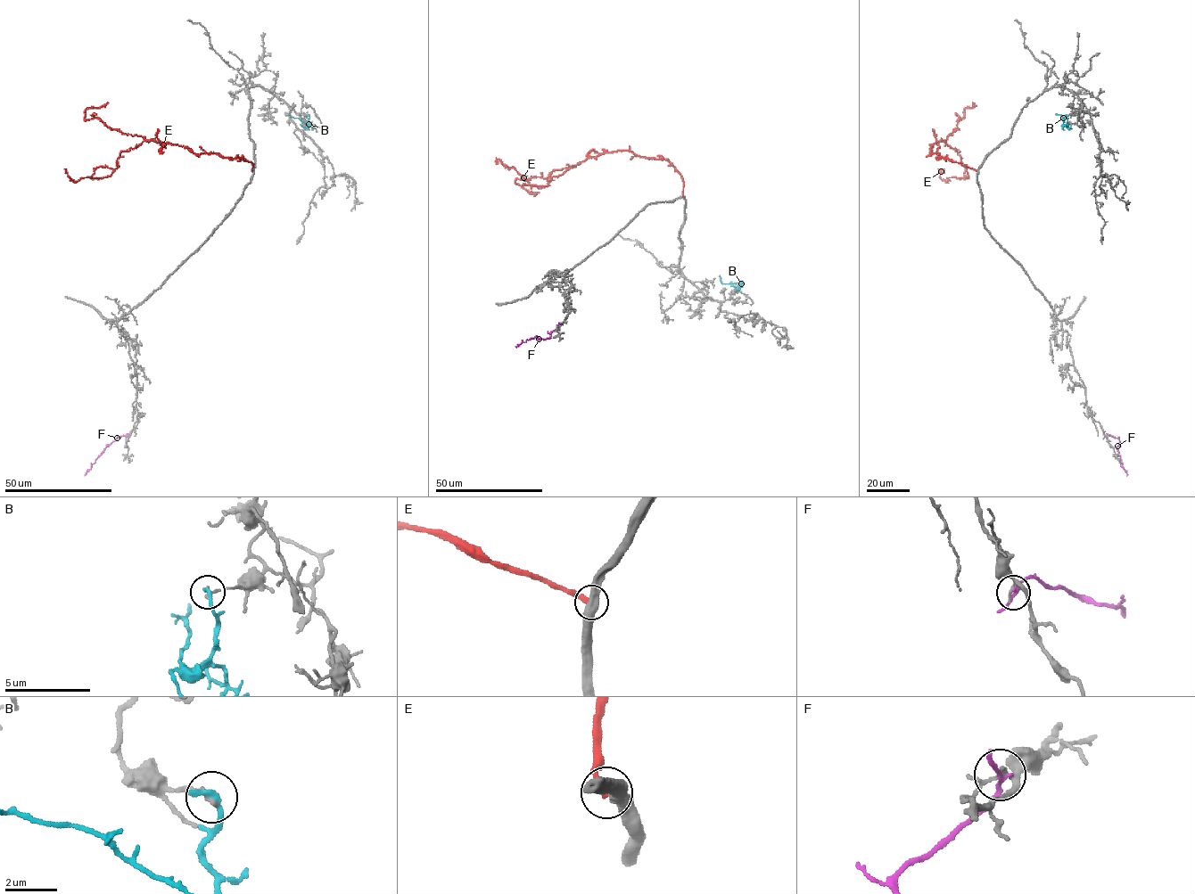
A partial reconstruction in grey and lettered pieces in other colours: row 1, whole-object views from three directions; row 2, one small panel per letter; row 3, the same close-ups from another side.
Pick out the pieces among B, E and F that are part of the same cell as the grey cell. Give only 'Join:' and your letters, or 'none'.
Join: none

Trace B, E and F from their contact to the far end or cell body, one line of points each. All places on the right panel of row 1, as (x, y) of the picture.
B: (1066, 115), (1067, 122), (1063, 125), (1064, 117), (1055, 114)
E: (977, 171), (931, 153), (931, 147), (941, 140), (956, 151), (968, 176), (942, 180), (940, 170), (943, 168)
F: (1105, 436), (1118, 438), (1118, 455), (1127, 475)

